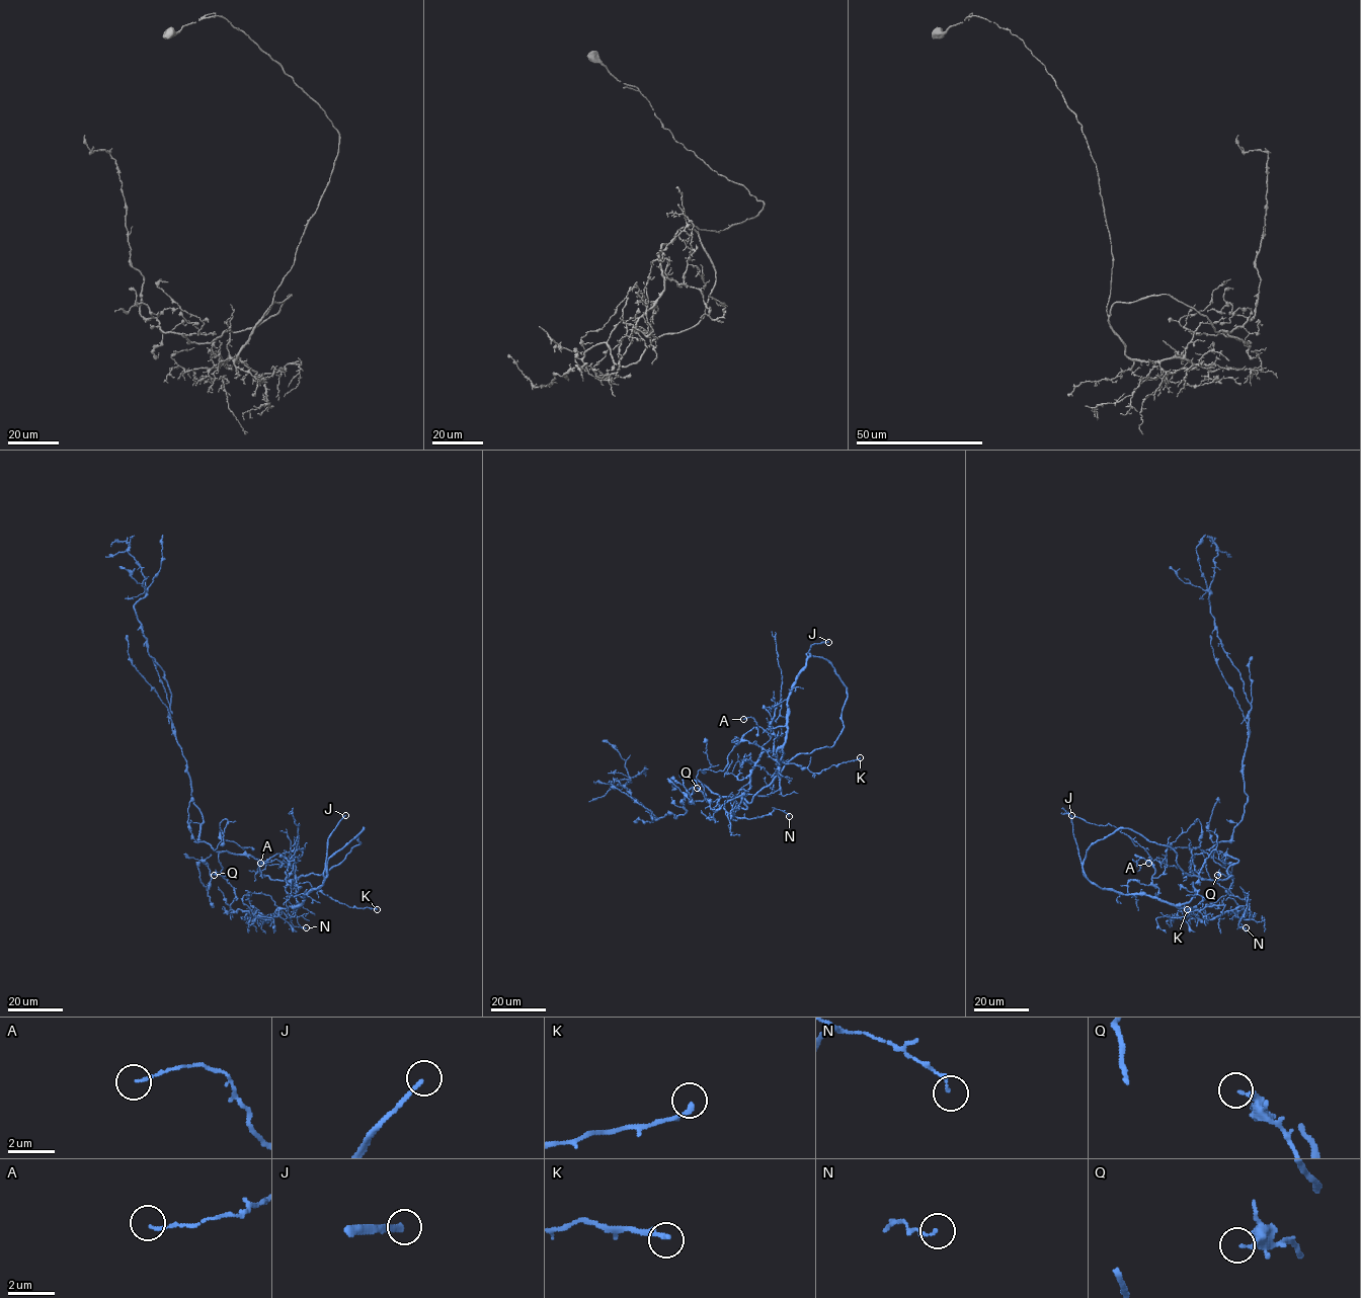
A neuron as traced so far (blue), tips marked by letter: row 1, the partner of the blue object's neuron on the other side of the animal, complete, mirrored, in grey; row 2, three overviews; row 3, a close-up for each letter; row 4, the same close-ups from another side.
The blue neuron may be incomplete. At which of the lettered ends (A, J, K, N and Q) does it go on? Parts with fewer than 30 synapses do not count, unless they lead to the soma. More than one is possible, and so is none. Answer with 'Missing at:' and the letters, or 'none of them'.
Missing at: J

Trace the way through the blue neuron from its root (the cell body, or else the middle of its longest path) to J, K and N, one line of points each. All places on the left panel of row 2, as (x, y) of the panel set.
J: (208, 842), (261, 860), (258, 870), (271, 879), (296, 878), (300, 904), (323, 883), (328, 838), (345, 815)
K: (208, 842), (261, 860), (258, 870), (271, 879), (296, 878), (297, 885), (308, 882), (349, 907), (377, 909)
N: (208, 842), (261, 860), (271, 879), (296, 878), (299, 904), (266, 921), (247, 897), (268, 895), (306, 927)

